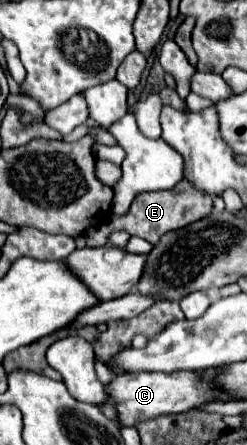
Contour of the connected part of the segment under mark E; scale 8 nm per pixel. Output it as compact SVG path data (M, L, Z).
M181 180L175 188L171 190L159 190L159 192L143 192L139 194L129 212L125 216L111 216L109 224L101 224L97 228L89 228L85 232L87 238L87 246L103 246L105 240L109 238L111 232L115 230L127 230L131 236L139 236L151 244L157 244L157 240L169 232L169 230L177 230L183 228L191 222L197 222L201 218L205 218L213 208L213 200L209 194L205 192L197 192L197 188L193 188L193 184L189 184L189 180Z

